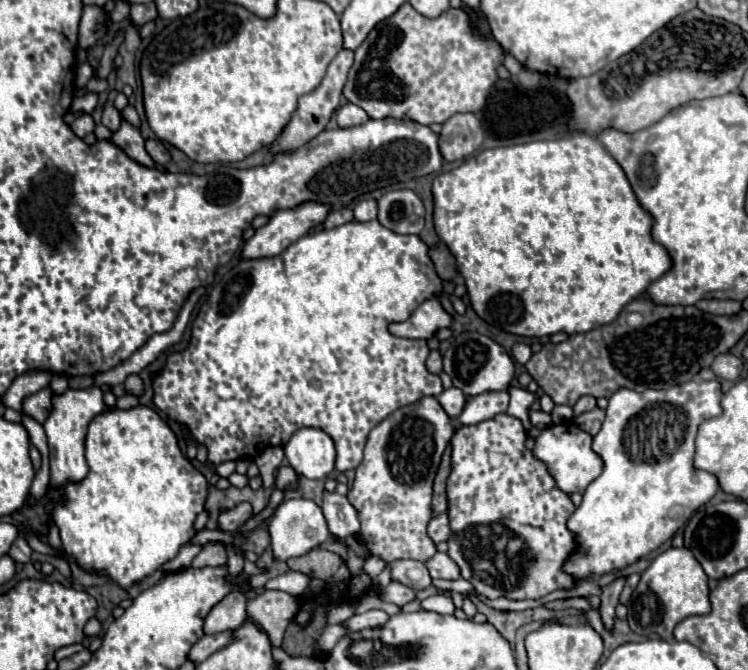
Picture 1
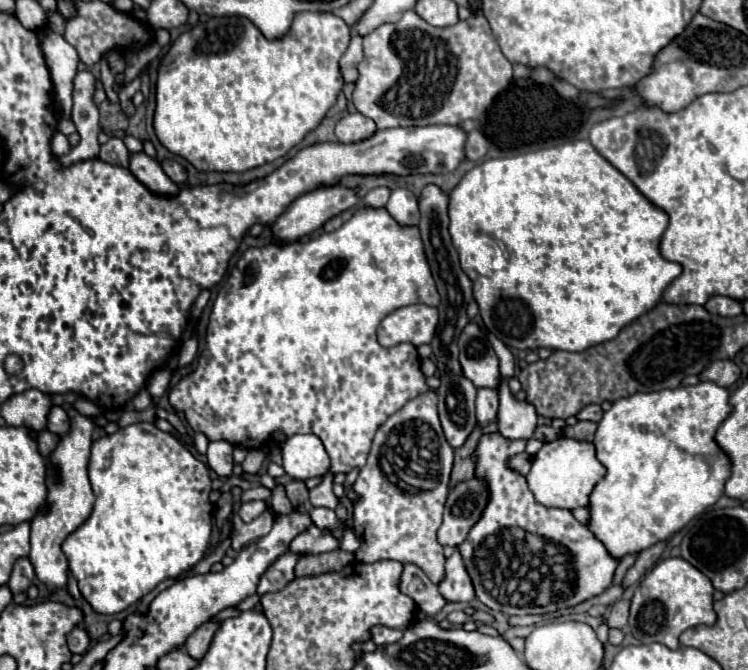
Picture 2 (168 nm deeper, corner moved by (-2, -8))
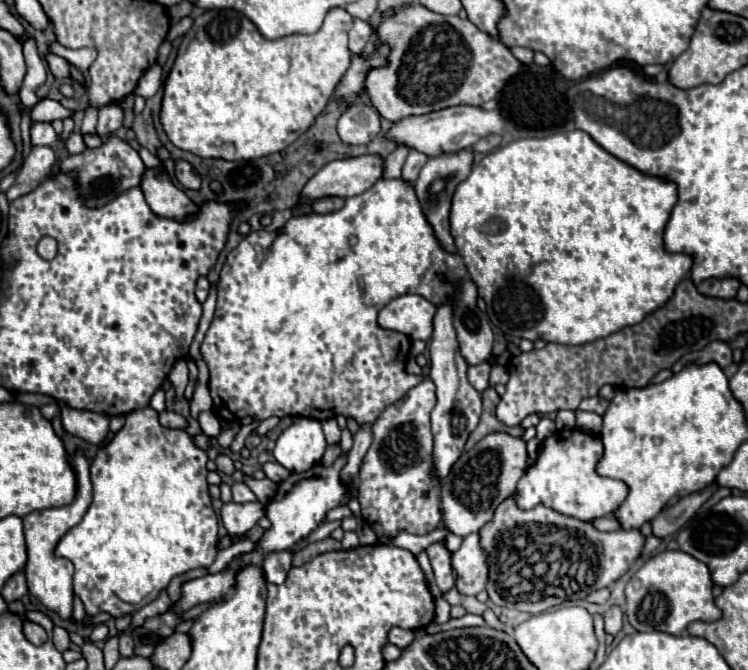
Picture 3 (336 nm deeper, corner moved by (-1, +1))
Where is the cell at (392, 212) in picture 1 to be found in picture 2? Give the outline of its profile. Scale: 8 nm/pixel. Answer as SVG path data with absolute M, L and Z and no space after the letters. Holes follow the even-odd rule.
M397 187L391 193L391 199L385 207L397 223L417 225L419 223L419 211L415 211L415 203L417 203L417 197L409 189Z

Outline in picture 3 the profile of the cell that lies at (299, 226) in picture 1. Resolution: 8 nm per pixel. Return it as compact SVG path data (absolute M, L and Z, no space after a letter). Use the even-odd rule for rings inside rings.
M378 156L334 160L306 182L306 186L300 192L300 198L314 202L328 196L358 196L382 178L382 164L384 160Z

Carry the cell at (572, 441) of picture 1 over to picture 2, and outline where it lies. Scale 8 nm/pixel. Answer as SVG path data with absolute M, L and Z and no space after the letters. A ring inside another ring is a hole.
M559 437L541 447L541 451L533 457L533 467L525 479L537 503L545 507L559 507L573 511L577 507L589 505L589 495L603 475L605 467L597 461L595 447L591 441Z

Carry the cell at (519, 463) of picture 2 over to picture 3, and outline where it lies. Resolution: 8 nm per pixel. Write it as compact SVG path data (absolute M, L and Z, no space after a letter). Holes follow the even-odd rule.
M504 432L488 434L472 450L464 452L442 480L442 522L448 532L466 536L490 522L496 506L514 492L518 480L526 472L526 462L526 442Z

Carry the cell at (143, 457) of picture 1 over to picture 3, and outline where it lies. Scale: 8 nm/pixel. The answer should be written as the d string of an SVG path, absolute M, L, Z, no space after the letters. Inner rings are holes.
M152 408L126 414L124 426L108 444L98 448L90 462L94 486L92 504L82 522L68 530L56 546L56 556L68 558L76 568L74 592L82 598L86 614L96 616L108 612L114 618L120 618L128 612L136 612L152 602L176 574L200 566L208 568L216 560L218 518L208 494L206 462L208 454L194 446L192 436L184 430L164 428L158 422L158 412Z

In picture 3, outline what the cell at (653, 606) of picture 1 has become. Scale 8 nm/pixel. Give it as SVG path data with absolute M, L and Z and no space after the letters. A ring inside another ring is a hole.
M666 550L652 556L644 566L632 576L626 586L626 616L628 622L638 632L668 632L668 634L682 634L686 626L694 620L712 622L722 616L718 606L714 604L712 594L712 578L708 566L694 556L682 550Z

